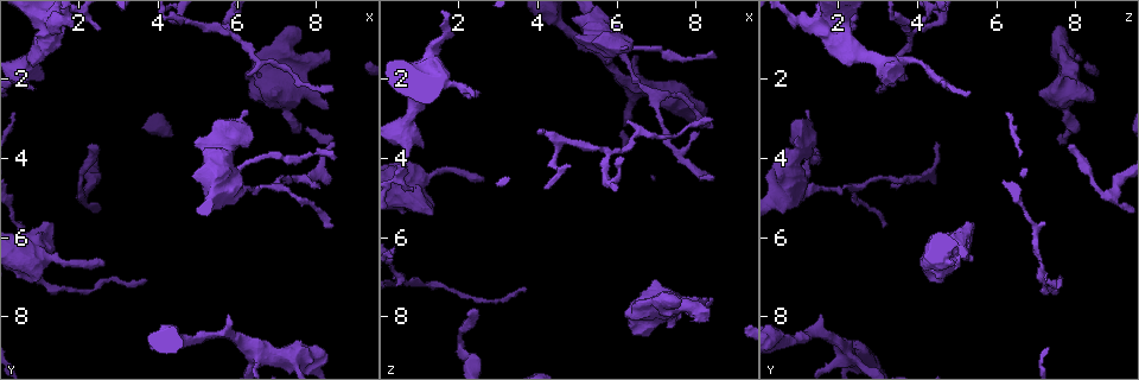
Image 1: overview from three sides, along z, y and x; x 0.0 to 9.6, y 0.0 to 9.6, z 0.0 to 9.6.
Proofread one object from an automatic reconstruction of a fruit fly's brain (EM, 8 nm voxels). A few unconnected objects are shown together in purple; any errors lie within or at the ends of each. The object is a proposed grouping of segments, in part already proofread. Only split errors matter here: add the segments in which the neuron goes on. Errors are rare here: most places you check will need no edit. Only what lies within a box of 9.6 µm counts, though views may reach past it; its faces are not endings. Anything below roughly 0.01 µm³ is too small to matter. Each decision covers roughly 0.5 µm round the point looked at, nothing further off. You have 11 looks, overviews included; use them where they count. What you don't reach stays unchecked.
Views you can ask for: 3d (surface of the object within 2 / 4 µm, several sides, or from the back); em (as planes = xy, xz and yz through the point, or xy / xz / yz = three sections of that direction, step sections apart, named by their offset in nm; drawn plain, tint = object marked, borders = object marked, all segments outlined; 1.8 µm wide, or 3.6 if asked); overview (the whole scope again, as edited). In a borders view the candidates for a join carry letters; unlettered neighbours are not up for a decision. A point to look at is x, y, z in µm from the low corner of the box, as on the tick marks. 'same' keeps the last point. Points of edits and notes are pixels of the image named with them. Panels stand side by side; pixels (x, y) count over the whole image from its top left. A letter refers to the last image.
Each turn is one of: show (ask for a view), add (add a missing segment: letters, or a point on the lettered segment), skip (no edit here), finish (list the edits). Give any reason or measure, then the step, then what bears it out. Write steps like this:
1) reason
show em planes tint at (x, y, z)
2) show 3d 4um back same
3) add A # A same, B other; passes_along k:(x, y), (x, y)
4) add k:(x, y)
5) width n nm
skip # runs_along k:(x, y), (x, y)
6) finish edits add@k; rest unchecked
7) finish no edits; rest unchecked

branch stops here
show em planes borders at (8.25, 1.55, 8.15)

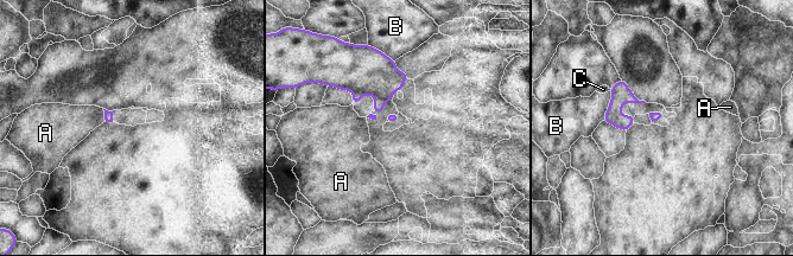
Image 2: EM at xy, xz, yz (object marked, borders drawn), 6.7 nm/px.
skip # A other, B other, C other; border 2:(102, 109), (106, 121); no lettered segment goes on from it

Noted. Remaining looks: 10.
branch stops here
show em planes borders at (2.45, 3.75, 7.85)

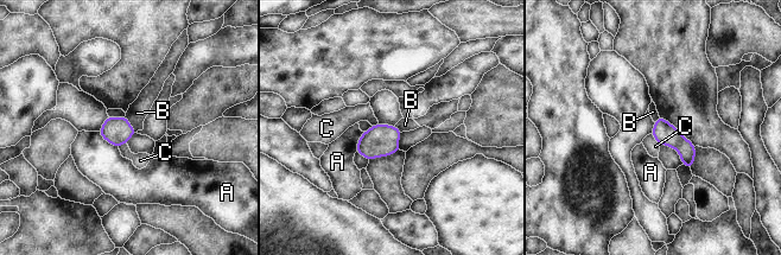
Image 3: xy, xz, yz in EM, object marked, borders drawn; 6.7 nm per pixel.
skip # A other, B other, C other; border 3:(125, 115), (135, 132); none of them fits

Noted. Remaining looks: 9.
end of a long branch
show em 3.6um planes borders at (8.55, 3.95, 1.40)

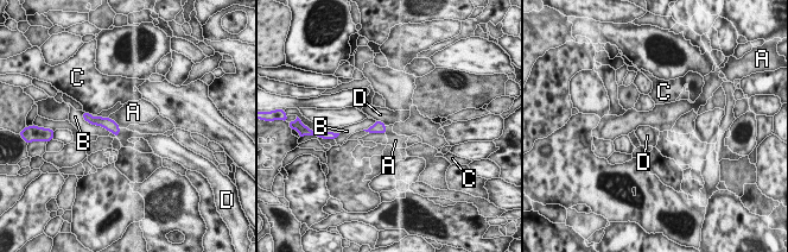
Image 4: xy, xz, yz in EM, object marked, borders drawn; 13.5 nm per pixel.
width 140 nm
skip # A other, B other, C other, D other; border 4:(108, 118), (120, 127); none of them fits

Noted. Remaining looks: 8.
show em planes borders at (2.55, 0.75, 2.35)

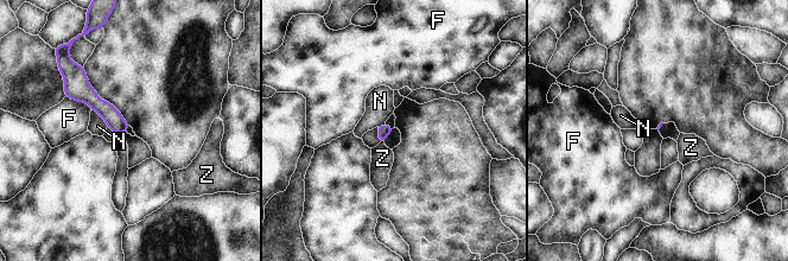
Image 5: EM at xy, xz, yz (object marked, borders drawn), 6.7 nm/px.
skip # F other, N other, Z other; runs_along 5:(82, 76), (82, 88), (124, 129); none of them fits

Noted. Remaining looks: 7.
finish no edits; rest unchecked

